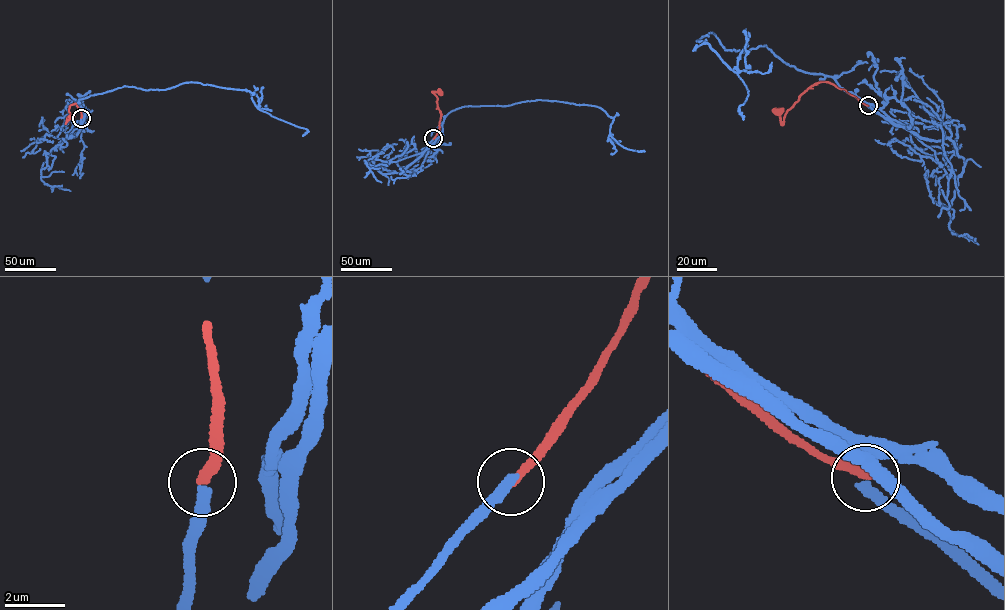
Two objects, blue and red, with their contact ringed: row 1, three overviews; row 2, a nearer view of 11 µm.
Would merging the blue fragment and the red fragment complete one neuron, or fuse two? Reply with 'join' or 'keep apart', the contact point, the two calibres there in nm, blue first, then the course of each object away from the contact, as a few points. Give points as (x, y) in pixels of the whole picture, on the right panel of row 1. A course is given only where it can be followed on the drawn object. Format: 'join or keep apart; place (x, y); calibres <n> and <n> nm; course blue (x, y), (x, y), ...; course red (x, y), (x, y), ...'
keep apart; place (868, 105); calibres 400 and 280 nm; course blue (868, 106), (885, 117), (830, 76), (766, 45), (725, 49), (708, 33), (696, 41), (748, 91), (743, 119); course red (868, 105), (844, 89), (822, 81), (808, 88), (800, 96), (785, 114), (783, 123), (778, 112)

